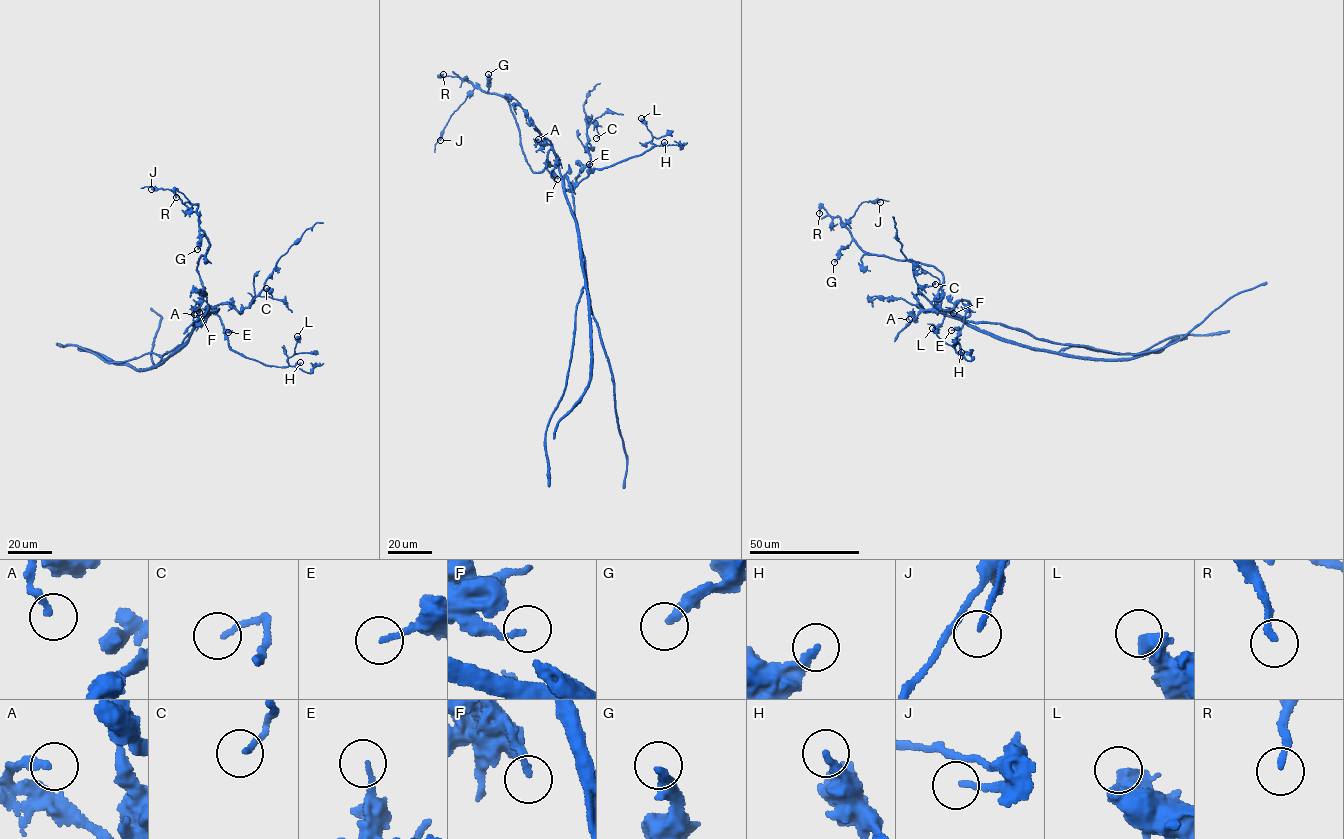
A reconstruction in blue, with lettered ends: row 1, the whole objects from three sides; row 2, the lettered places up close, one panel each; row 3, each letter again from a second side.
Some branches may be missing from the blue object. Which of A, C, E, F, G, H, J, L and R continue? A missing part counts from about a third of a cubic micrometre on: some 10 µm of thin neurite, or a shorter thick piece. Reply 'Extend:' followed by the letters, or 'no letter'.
Extend: no letter

